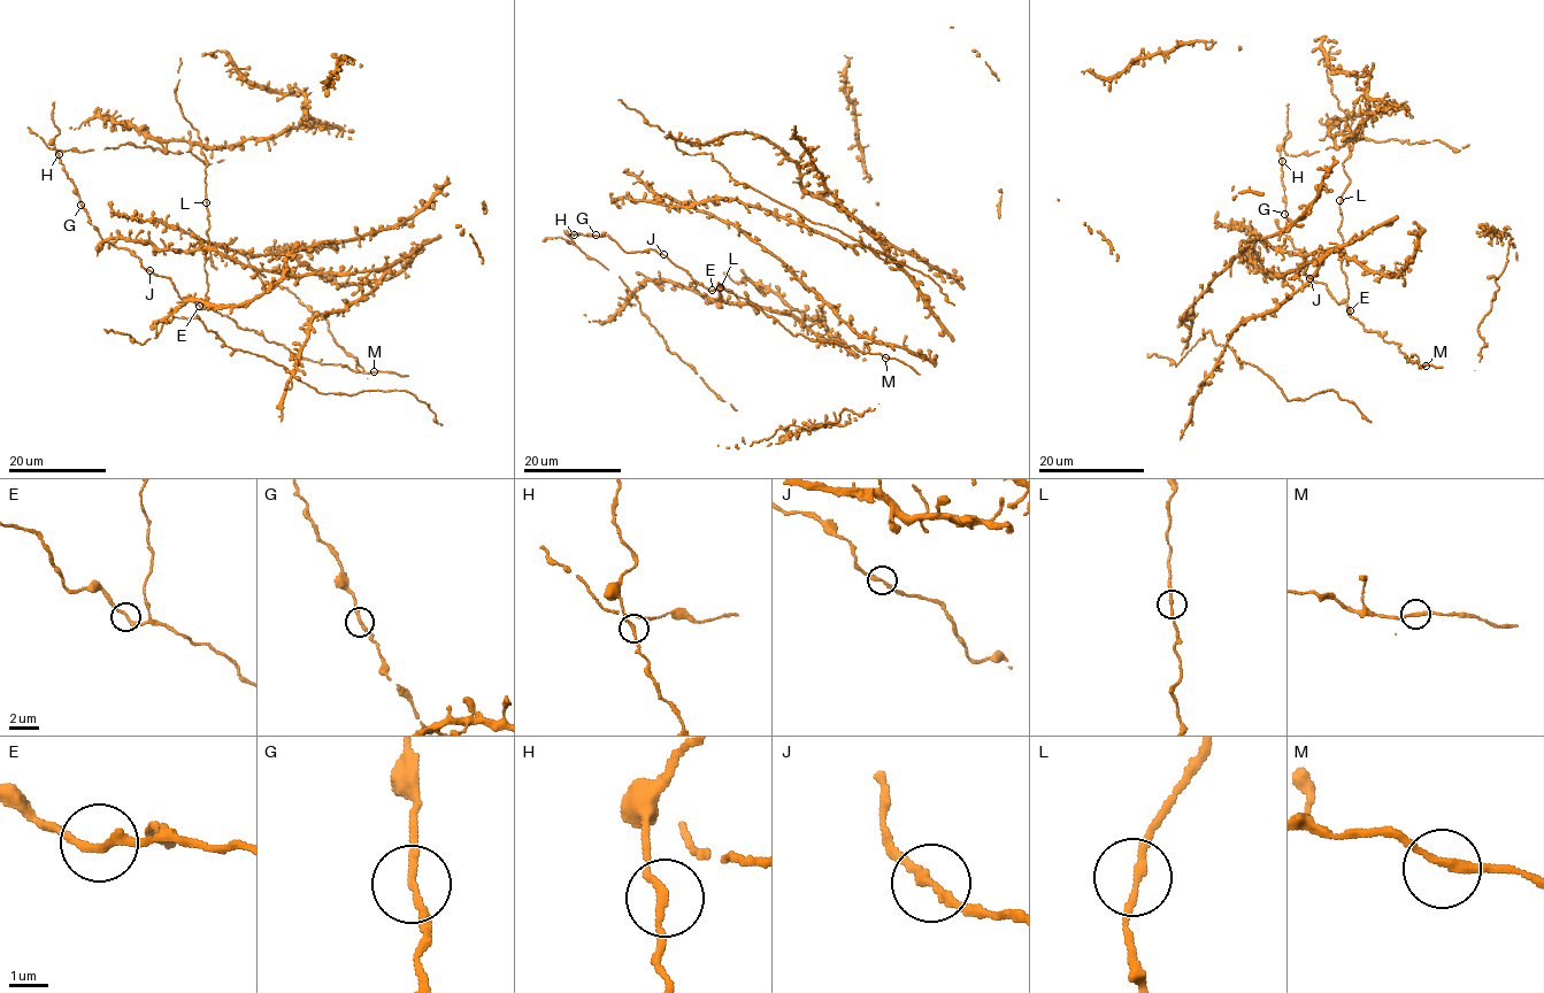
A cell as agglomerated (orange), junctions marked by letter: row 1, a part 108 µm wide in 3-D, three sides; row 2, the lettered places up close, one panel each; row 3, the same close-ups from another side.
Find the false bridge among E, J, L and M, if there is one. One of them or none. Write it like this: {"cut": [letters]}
{"cut": []}

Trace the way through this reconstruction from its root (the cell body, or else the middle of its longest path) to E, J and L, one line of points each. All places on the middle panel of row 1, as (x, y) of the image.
E: (609, 237), (625, 252), (654, 249), (693, 281), (712, 290)
J: (609, 237), (625, 252), (654, 249), (663, 255)
L: (609, 237), (625, 252), (654, 249), (705, 287), (721, 290), (719, 284), (720, 287)

